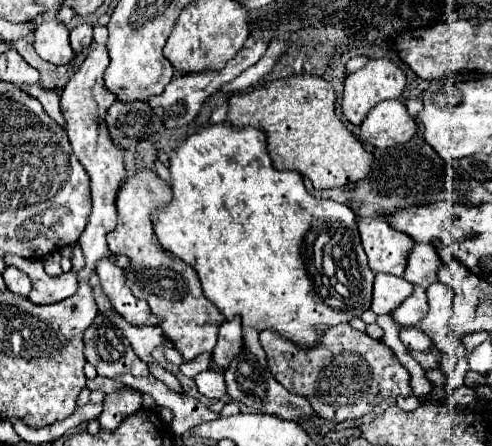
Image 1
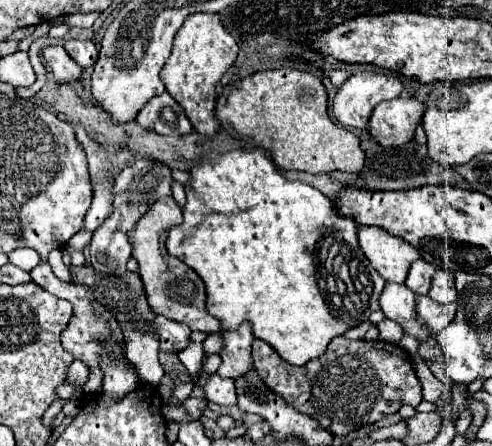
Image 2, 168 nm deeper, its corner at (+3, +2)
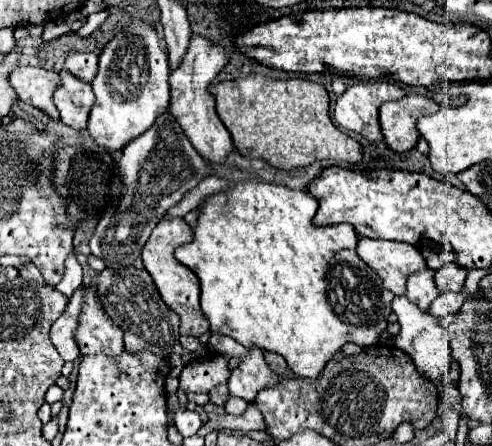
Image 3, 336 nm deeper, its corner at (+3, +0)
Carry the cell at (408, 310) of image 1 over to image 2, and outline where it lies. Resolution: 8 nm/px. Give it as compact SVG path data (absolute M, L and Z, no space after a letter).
M418 296L416 298L416 312L418 312L418 318L430 328L432 336L436 336L452 320L450 312L456 314L456 304L452 304L452 308L440 306L438 302L432 302L430 296Z

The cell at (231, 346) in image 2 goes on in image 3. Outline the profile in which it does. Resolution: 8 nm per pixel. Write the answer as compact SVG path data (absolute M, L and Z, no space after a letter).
M256 346L248 348L248 354L242 356L238 368L232 370L228 380L228 390L232 396L240 396L248 402L254 402L256 392L266 388L268 384L276 384L276 376L264 362L264 352Z

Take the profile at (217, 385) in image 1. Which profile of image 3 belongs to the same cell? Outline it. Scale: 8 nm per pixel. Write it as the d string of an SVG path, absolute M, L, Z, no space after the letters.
M228 396L226 404L224 404L224 410L228 414L242 414L246 408L248 408L248 402L242 398L236 398L236 396Z

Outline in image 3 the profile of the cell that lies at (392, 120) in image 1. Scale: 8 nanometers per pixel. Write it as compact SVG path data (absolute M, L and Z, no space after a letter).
M406 94L396 102L384 102L380 106L380 128L386 144L396 152L412 150L420 138L416 120L434 114L438 108L434 100L420 94Z

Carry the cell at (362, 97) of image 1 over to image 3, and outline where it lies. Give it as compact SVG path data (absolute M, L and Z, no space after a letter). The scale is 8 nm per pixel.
M368 80L346 88L346 92L336 100L334 120L352 132L362 134L370 142L380 142L382 132L378 126L378 108L382 102L398 100L404 90L386 80Z

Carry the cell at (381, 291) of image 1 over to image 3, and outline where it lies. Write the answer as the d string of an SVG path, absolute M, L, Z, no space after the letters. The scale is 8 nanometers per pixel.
M396 296L392 302L392 312L398 316L398 324L400 324L400 334L394 338L394 344L408 352L410 358L414 360L418 372L426 378L426 380L442 380L444 372L448 370L450 362L452 362L452 350L448 348L448 342L442 342L444 336L444 326L440 326L436 316L430 316L428 312L420 310L414 302L410 302L406 296Z

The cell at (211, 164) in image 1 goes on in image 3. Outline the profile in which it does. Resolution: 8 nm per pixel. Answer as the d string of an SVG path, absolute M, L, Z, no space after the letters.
M260 180L236 182L234 186L230 186L226 190L210 194L202 202L202 206L198 208L198 222L192 230L194 232L192 242L176 248L176 252L174 252L176 260L182 262L184 266L188 266L200 278L200 290L202 290L200 302L202 302L202 312L210 322L210 334L224 334L224 336L234 338L242 346L258 346L262 350L276 352L276 354L284 356L284 360L288 362L288 368L294 374L306 376L306 378L316 378L320 374L320 370L324 368L324 364L346 342L356 342L358 346L374 346L378 342L378 334L382 330L386 330L386 326L388 326L388 316L392 314L390 304L394 300L394 294L382 286L380 276L372 268L368 268L368 264L364 264L364 260L356 254L356 242L358 242L356 230L350 224L314 226L312 218L314 218L316 210L318 210L318 200L306 190L292 190L282 184L260 182Z

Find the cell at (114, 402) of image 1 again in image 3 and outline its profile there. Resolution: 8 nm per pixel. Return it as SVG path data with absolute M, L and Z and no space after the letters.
M86 290L84 306L80 314L80 326L76 330L76 344L80 352L88 354L106 354L110 358L118 358L124 352L122 330L104 314L96 294Z

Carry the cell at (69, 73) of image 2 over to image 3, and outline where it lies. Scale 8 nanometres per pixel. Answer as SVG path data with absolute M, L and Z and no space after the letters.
M60 70L60 86L54 92L54 104L60 112L60 120L76 130L86 128L88 112L94 100L92 86L78 80L66 70Z

